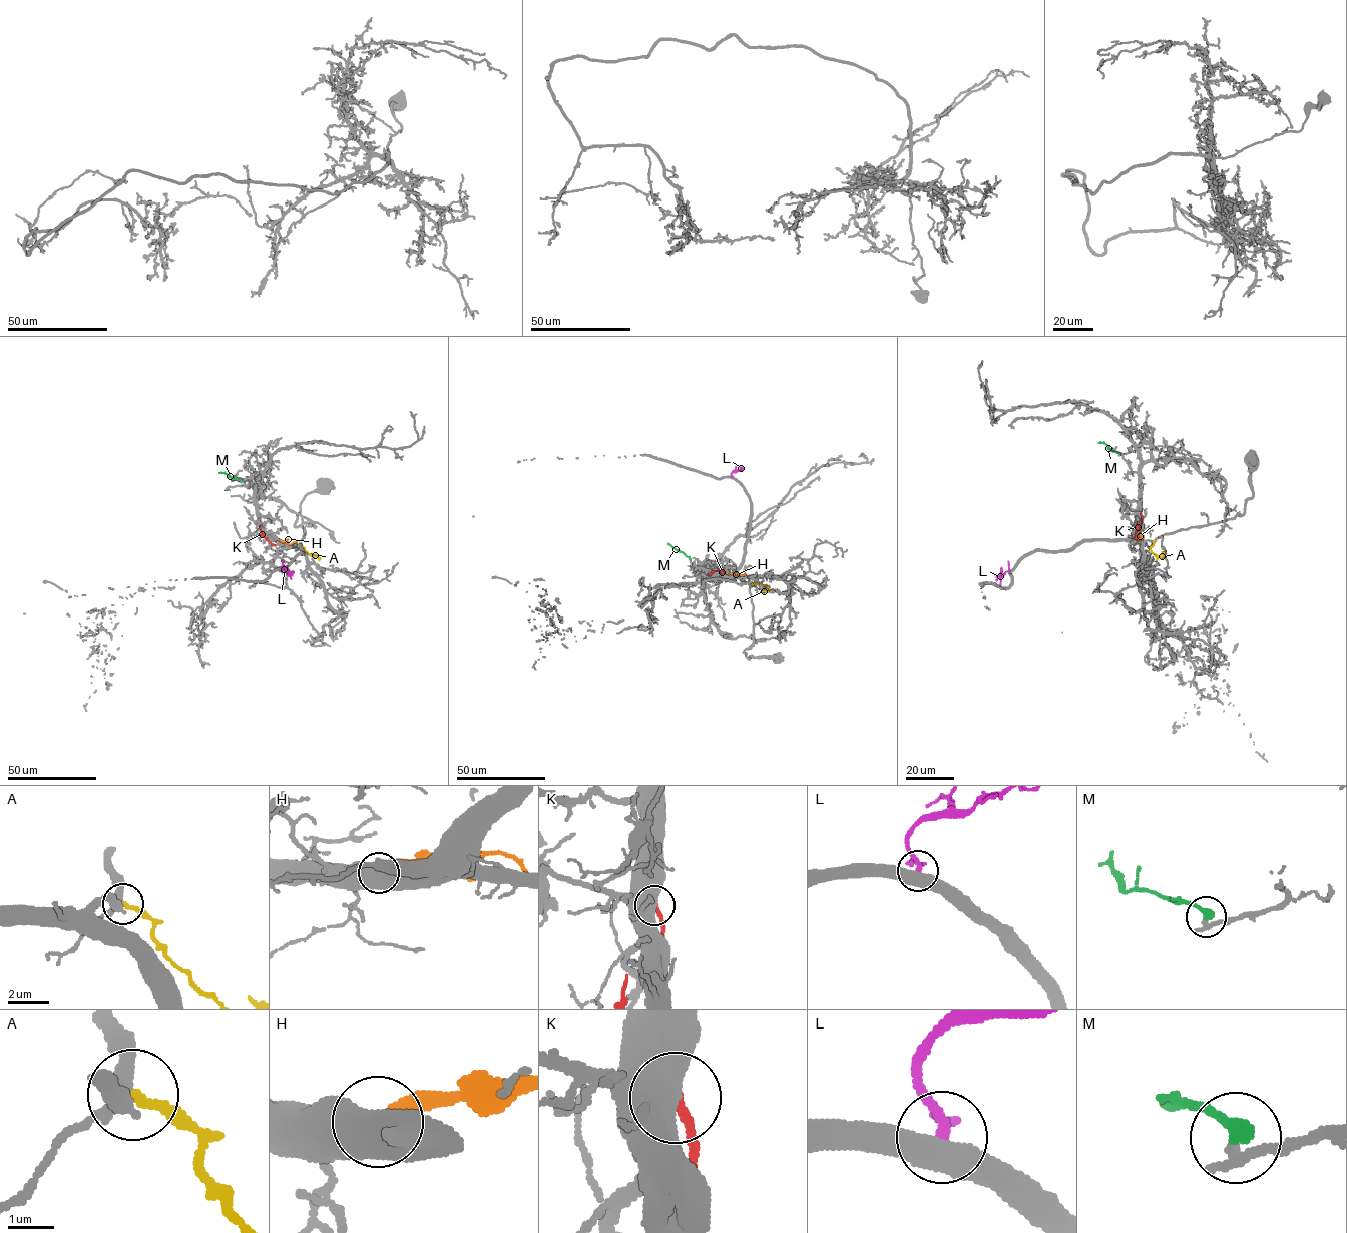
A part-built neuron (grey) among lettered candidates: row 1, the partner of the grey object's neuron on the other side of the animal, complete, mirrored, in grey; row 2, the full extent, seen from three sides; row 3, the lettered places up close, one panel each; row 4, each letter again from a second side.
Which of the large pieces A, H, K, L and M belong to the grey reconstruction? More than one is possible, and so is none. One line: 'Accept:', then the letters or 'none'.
Accept: none

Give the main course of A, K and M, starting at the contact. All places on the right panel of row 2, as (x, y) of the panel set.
A: (1153, 540), (1150, 547), (1155, 555), (1162, 558), (1166, 550)
K: (1141, 513), (1142, 521), (1135, 536), (1139, 539)
M: (1119, 454), (1098, 442)

